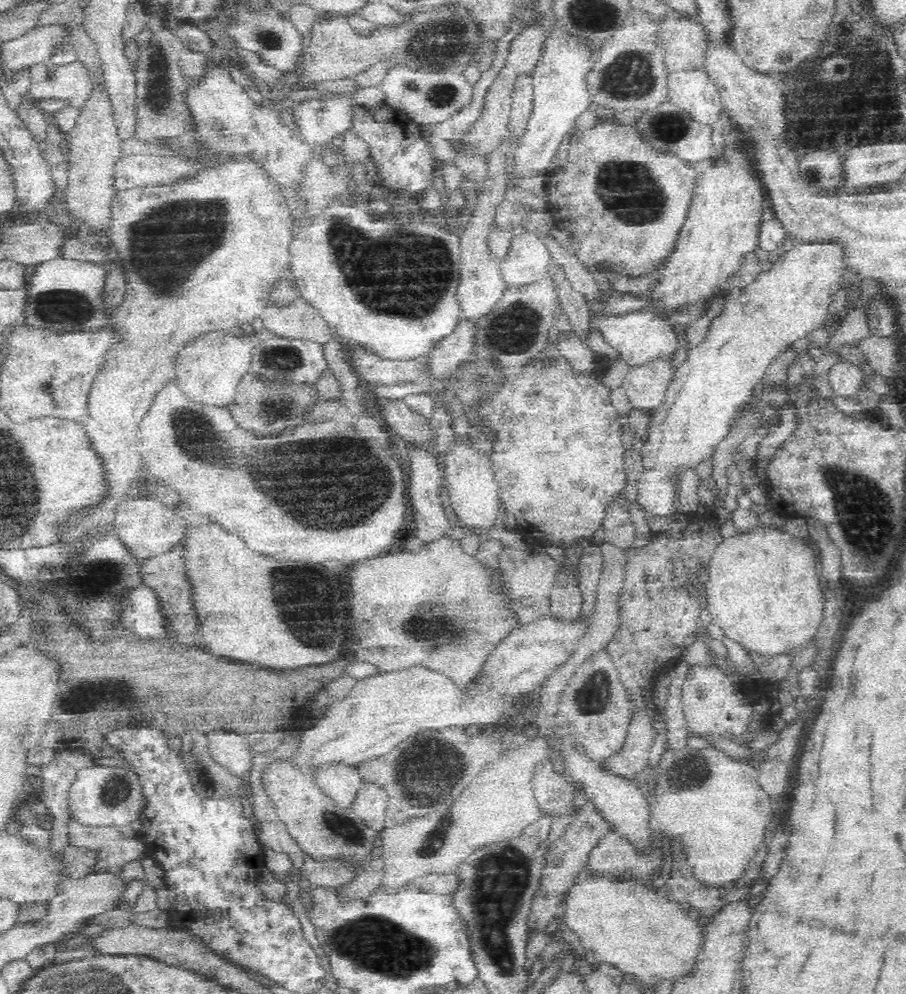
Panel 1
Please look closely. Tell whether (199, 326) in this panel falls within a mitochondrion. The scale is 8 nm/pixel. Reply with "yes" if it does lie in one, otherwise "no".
no

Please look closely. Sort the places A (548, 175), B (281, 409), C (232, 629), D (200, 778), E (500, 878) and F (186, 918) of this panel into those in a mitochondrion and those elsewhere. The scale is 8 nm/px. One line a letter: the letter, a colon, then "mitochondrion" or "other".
A: other
B: mitochondrion
C: other
D: mitochondrion
E: mitochondrion
F: other

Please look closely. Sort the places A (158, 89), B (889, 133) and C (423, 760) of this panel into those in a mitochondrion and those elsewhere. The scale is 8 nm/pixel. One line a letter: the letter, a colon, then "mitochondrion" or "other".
A: mitochondrion
B: other
C: mitochondrion

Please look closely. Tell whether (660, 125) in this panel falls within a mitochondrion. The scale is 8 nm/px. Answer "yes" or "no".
yes

